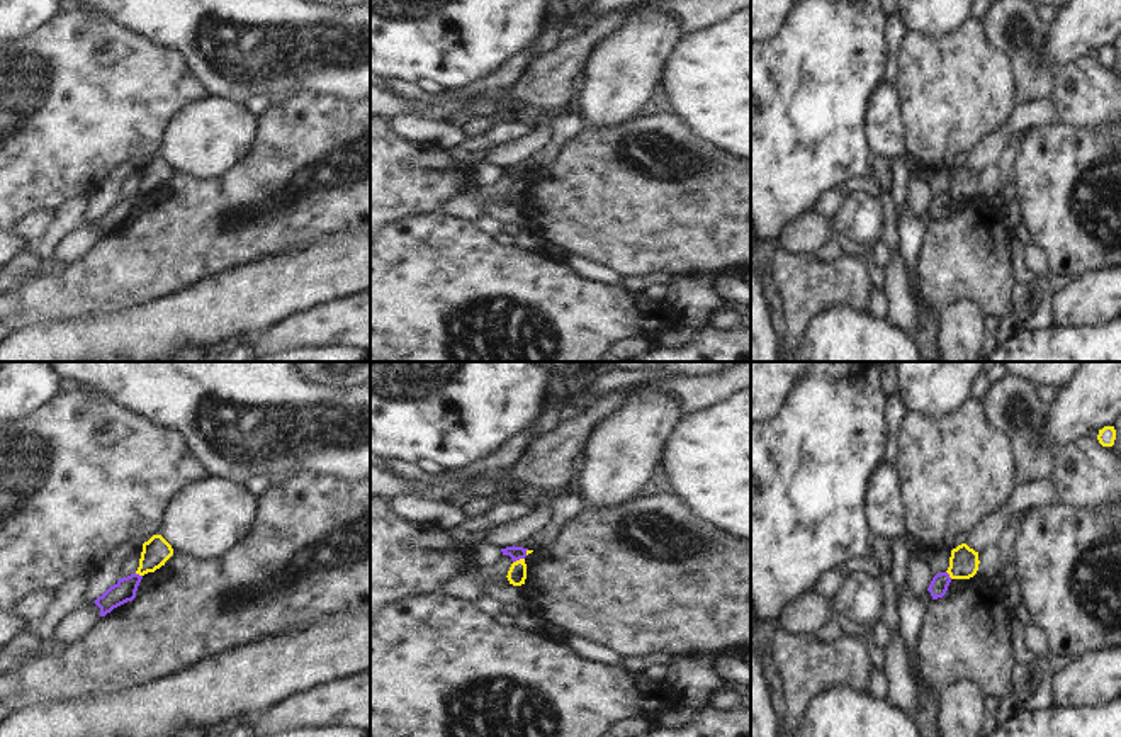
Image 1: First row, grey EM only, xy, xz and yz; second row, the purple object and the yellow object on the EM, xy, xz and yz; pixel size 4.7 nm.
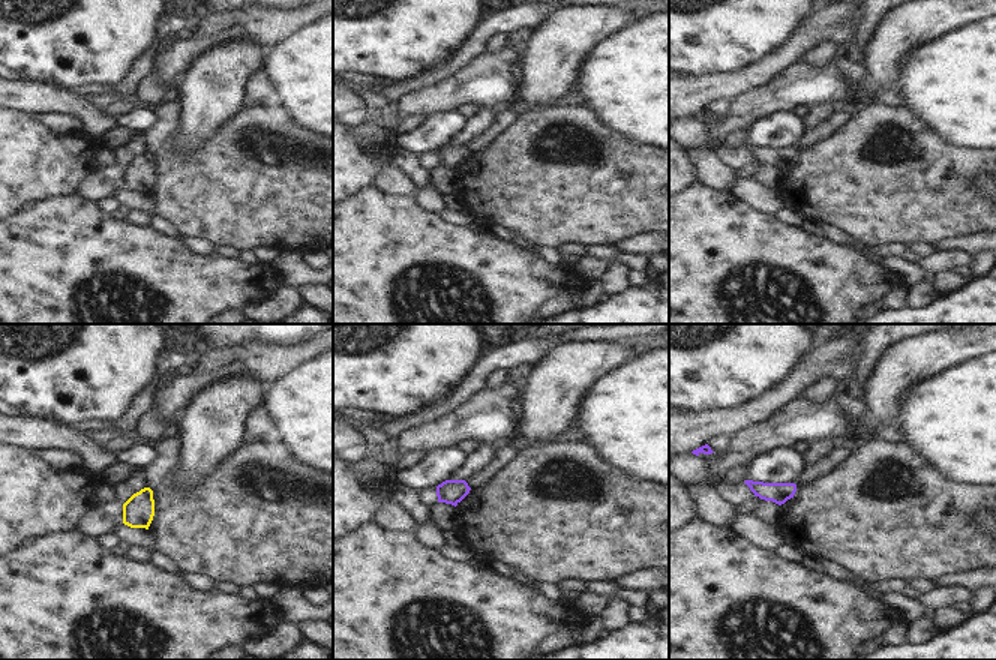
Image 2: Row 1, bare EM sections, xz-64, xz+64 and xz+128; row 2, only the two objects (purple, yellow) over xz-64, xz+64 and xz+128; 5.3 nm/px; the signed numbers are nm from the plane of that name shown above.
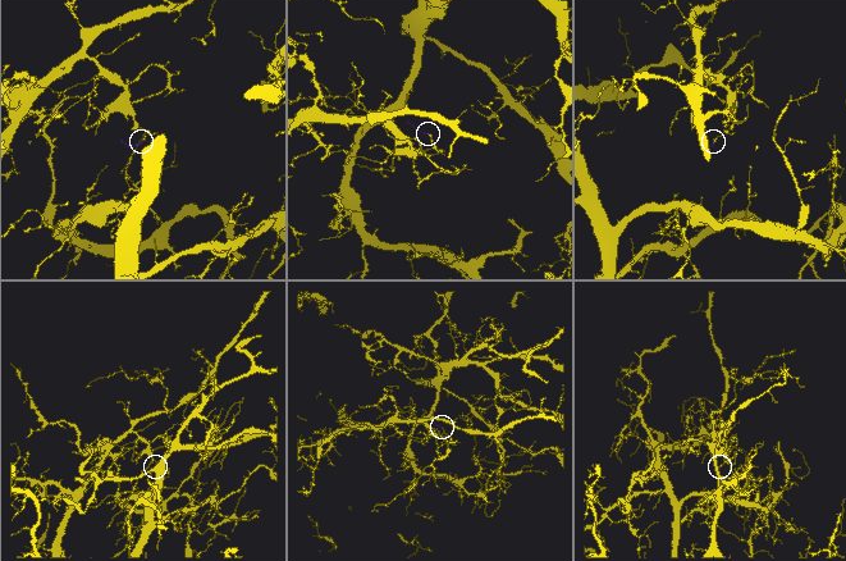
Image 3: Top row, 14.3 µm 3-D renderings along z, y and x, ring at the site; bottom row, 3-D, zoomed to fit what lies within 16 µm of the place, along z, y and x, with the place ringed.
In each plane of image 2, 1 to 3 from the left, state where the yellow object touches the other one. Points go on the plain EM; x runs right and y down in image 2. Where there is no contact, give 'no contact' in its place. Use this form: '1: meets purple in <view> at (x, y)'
1: no contact
2: no contact
3: no contact

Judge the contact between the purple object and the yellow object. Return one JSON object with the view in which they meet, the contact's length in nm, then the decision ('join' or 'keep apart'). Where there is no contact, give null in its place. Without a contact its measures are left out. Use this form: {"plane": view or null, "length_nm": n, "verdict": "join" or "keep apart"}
{"plane": "xz", "length_nm": 60, "verdict": "keep apart"}

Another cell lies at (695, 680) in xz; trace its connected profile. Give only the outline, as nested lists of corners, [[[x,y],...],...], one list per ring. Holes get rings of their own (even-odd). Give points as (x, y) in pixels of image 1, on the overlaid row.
[[[708,654],[671,655],[678,705],[700,710],[708,695],[724,686],[725,681],[713,672],[712,664]]]

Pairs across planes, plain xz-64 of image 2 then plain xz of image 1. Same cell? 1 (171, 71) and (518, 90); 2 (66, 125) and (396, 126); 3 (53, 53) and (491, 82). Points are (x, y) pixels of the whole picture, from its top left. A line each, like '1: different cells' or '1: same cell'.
1: same cell
2: same cell
3: different cells

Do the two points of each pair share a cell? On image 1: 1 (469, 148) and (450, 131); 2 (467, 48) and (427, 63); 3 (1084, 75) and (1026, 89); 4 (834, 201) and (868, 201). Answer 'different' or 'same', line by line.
1: different
2: same
3: different
4: different

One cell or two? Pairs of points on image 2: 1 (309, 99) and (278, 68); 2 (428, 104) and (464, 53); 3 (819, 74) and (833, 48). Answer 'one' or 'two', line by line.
1: one
2: two
3: two

